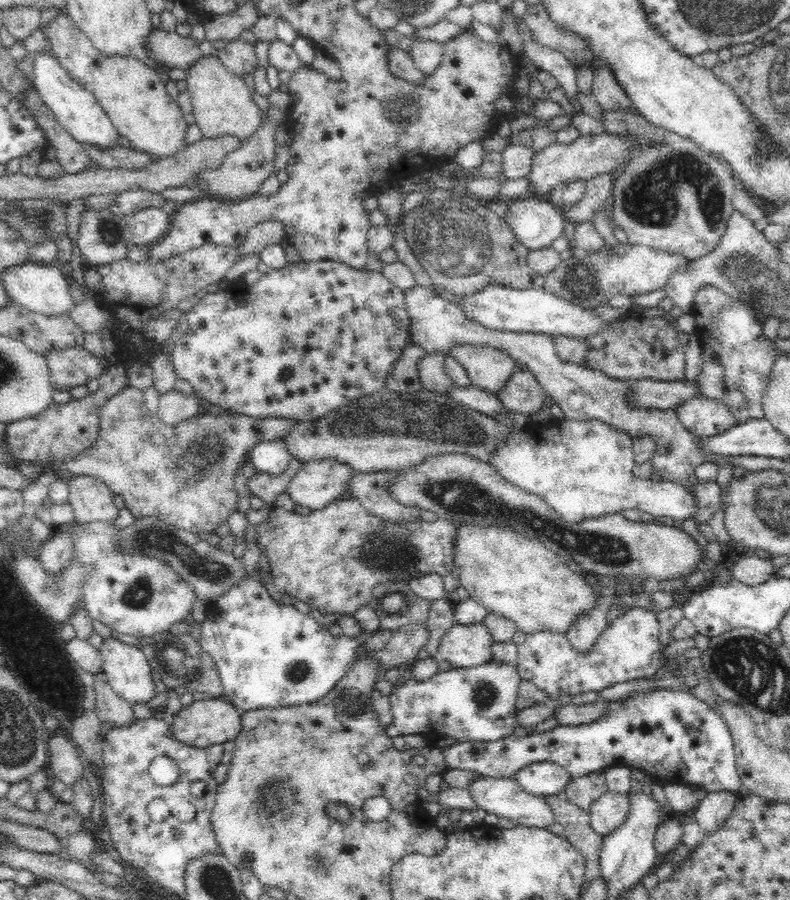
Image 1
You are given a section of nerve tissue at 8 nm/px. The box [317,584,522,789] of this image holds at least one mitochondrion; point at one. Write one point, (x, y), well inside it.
(393, 603)

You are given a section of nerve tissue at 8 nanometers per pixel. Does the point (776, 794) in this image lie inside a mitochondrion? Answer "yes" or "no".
no

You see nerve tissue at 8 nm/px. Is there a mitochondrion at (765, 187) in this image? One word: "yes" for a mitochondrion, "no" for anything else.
no

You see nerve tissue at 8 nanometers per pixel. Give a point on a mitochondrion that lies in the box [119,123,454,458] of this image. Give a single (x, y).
(426, 227)

